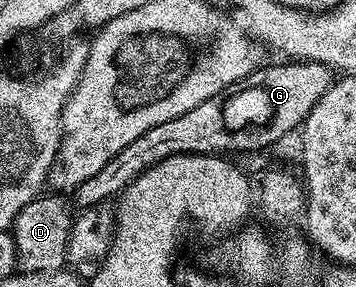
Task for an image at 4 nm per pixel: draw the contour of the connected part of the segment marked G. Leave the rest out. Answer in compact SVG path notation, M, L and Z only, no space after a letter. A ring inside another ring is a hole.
M286 62L260 66L246 80L232 84L228 91L201 102L201 106L193 106L189 114L161 122L161 126L153 126L141 138L129 142L117 158L105 162L93 178L85 178L85 182L73 189L76 209L98 208L102 200L118 197L149 166L170 156L190 152L195 156L259 152L289 135L294 128L296 131L332 83L333 72L326 64Z

